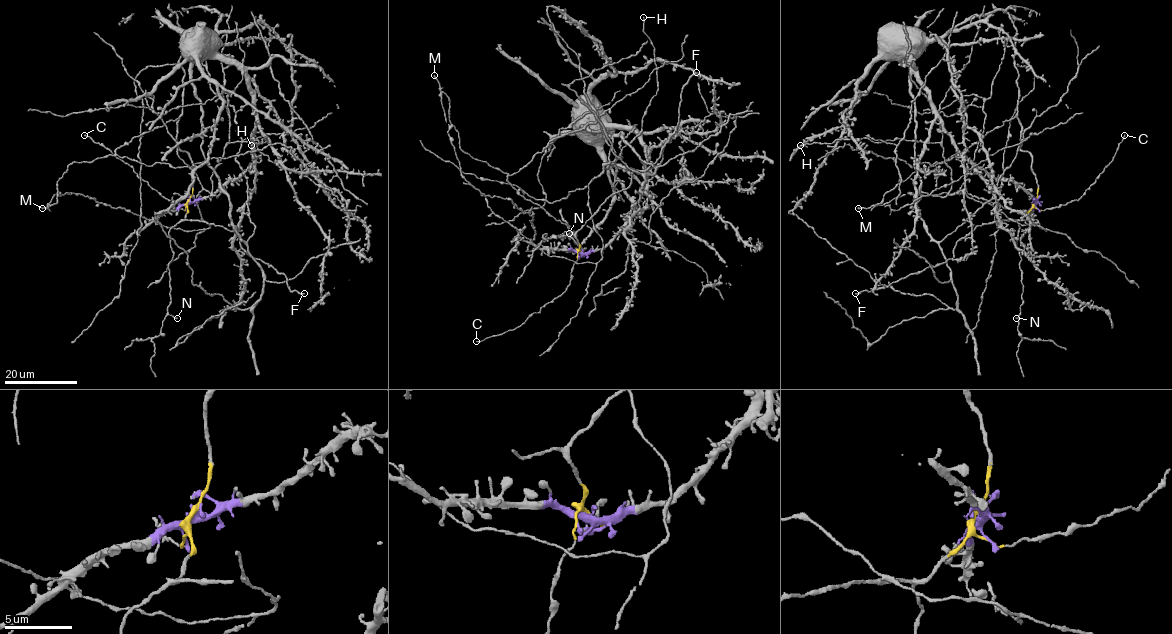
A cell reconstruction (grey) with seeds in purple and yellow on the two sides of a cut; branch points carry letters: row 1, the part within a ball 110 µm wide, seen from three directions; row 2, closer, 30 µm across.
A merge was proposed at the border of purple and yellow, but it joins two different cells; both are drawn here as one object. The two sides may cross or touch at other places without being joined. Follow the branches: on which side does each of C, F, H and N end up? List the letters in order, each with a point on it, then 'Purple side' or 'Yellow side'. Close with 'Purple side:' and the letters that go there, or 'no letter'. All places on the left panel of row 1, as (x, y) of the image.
C: Place: (84, 135). Yellow side
F: Place: (304, 293). Yellow side
H: Place: (251, 145). Purple side
N: Place: (177, 318). Yellow side
Purple side: H

